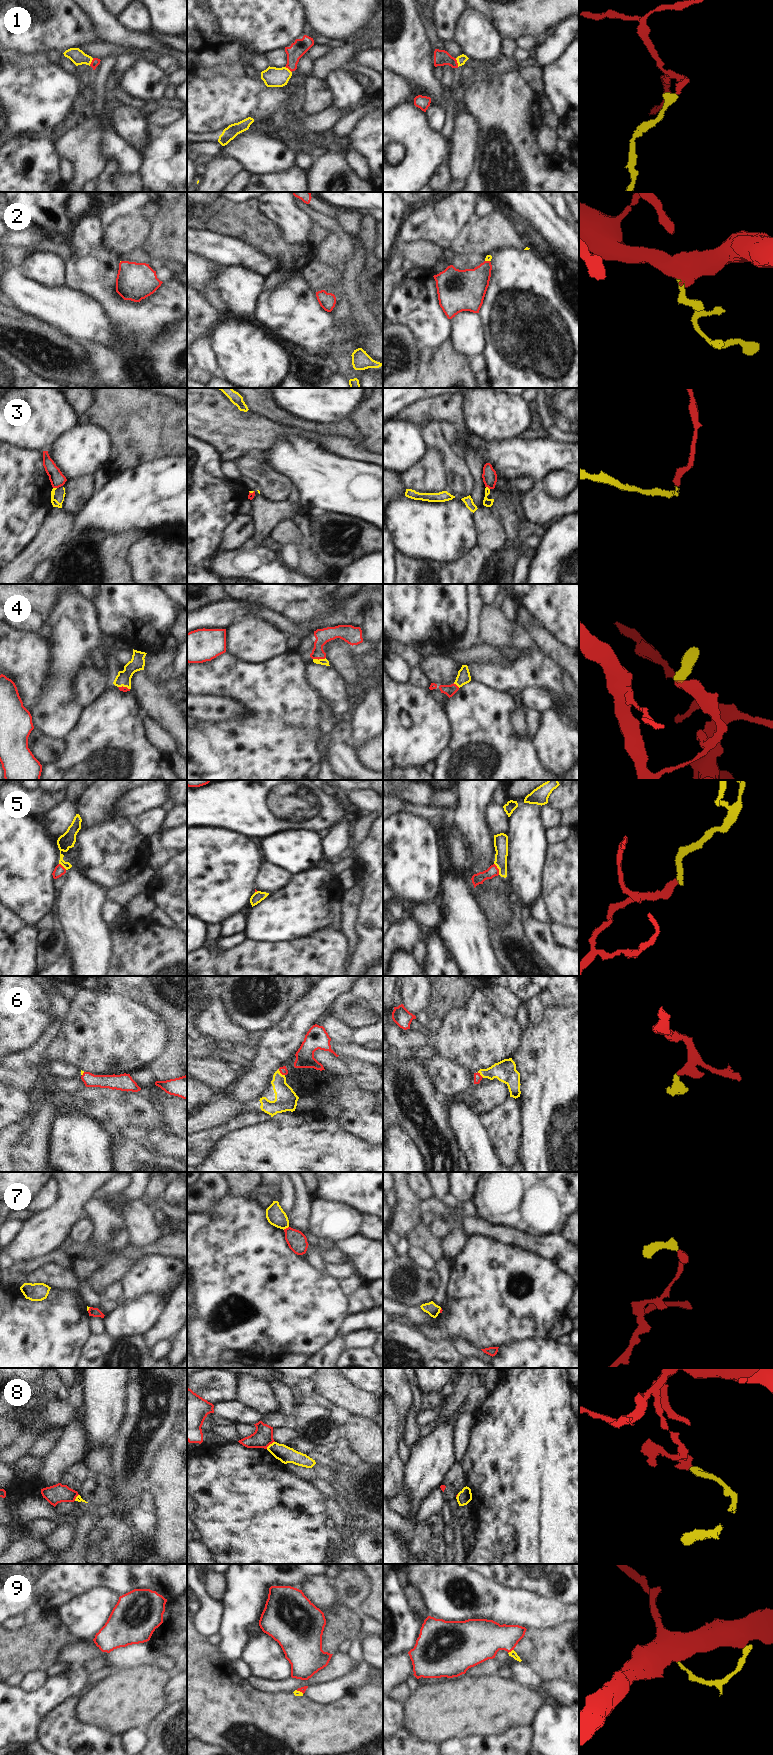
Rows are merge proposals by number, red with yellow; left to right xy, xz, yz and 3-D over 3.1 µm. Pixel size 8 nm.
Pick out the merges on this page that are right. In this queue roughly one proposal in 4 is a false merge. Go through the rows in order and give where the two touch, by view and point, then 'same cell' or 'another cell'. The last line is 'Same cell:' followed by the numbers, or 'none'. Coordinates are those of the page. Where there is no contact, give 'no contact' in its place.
1: meets red in yz at (456, 62); same cell
2: meets red in yz at (487, 261); same cell
3: meets red in xy at (55, 487); another cell
4: meets red in xz at (319, 658); same cell
5: meets red in yz at (498, 869); same cell
6: meets red in xz at (281, 1073); same cell
7: meets red in xz at (286, 1228); another cell
8: meets red in xz at (270, 1443); another cell
9: meets red in yz at (510, 1651); same cell
Same cell: 1, 2, 4, 5, 6, 9

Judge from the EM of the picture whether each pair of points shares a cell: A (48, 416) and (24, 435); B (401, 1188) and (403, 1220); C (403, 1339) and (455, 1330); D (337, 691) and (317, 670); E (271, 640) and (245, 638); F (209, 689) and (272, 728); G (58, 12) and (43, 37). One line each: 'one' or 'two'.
A: one
B: one
C: two
D: one
E: one
F: one
G: one

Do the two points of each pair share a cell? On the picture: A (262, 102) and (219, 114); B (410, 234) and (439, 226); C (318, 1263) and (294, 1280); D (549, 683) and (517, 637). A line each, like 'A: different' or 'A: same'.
A: same
B: same
C: different
D: different

